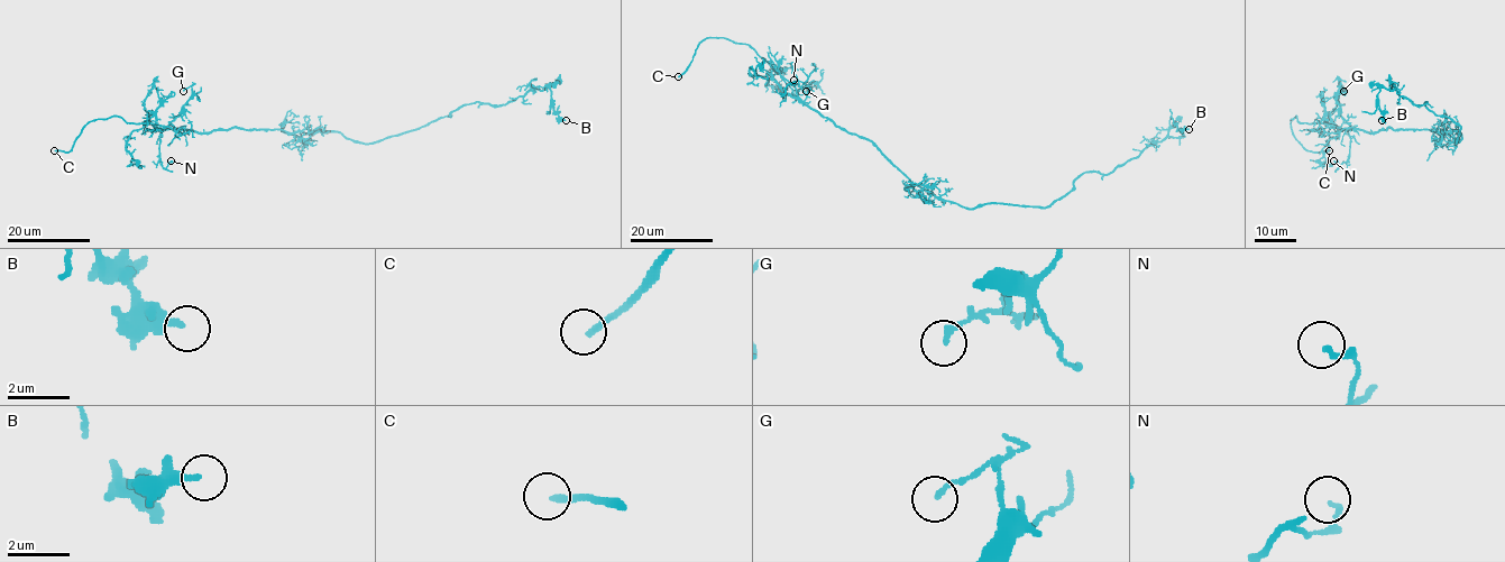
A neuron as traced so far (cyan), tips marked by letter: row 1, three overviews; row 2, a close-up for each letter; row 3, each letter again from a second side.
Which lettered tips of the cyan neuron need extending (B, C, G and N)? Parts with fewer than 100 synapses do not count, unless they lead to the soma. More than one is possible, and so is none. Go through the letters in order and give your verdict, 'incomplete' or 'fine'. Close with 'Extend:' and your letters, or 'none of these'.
B: fine
C: incomplete
G: fine
N: fine
Extend: C

